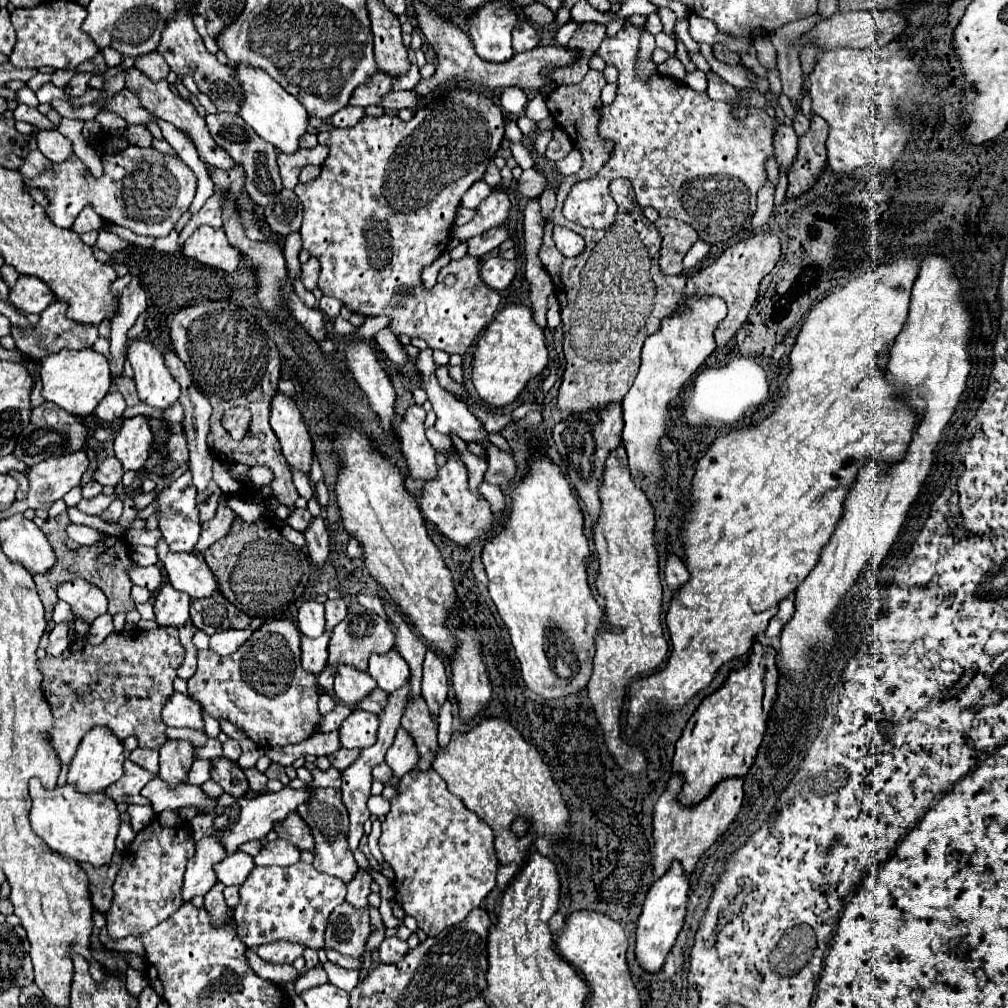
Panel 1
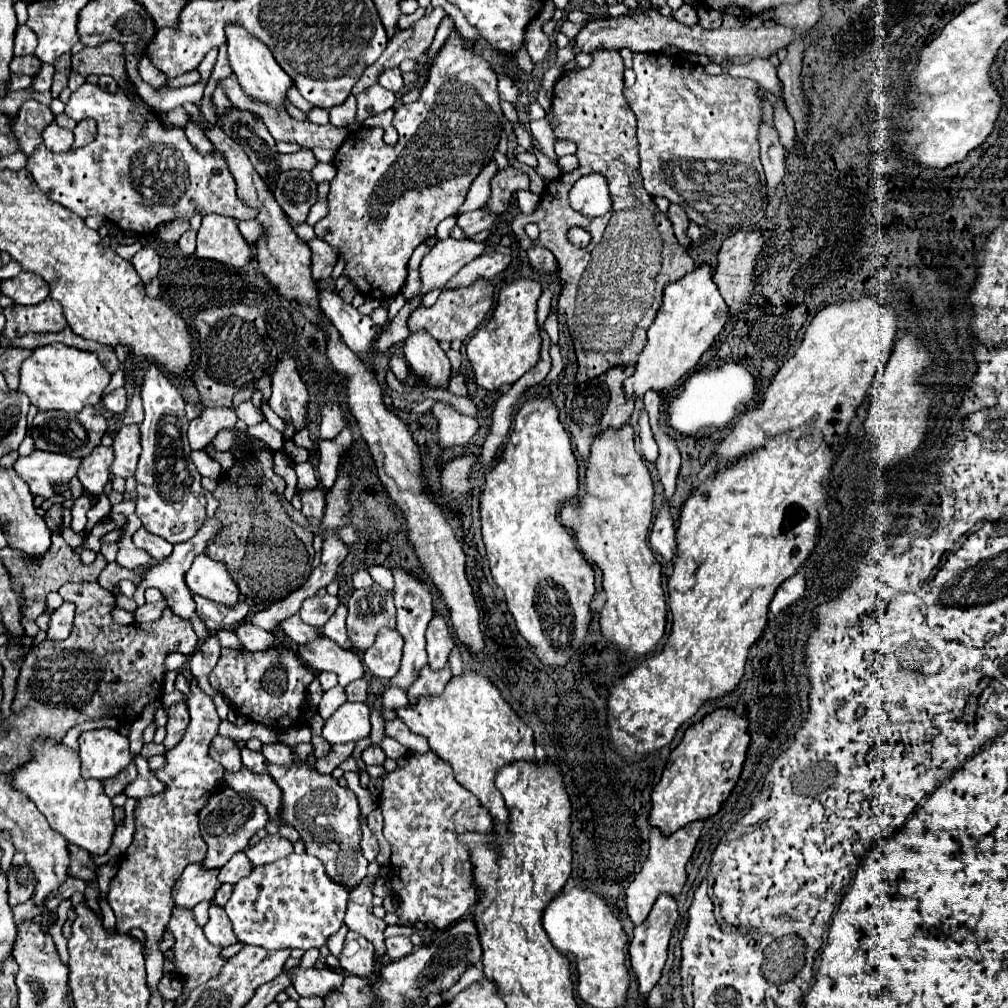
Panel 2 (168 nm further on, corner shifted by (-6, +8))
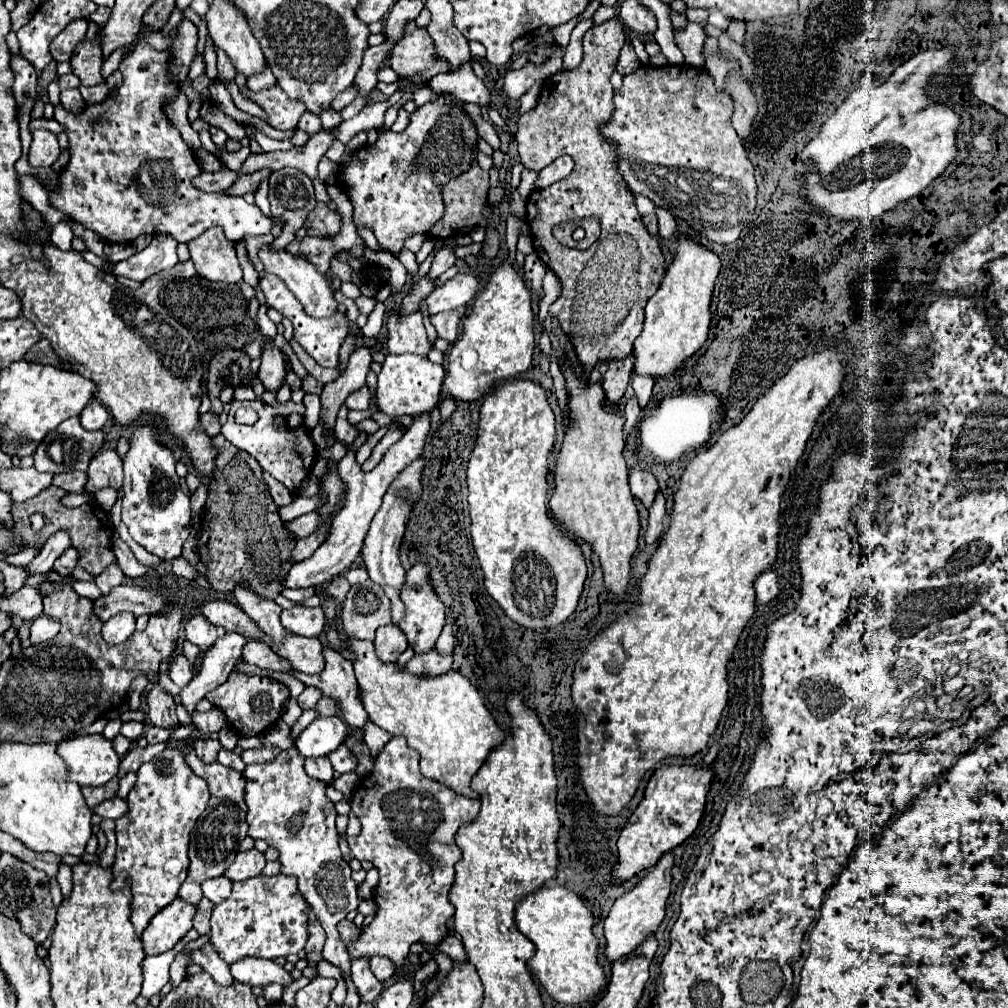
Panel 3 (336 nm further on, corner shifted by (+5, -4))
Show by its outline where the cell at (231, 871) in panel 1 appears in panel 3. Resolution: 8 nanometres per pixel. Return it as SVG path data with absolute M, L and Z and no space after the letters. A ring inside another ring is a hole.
M217 876L217 878L211 878L203 884L203 894L213 904L221 904L225 898L229 898L231 886L233 886L231 880L225 880L225 876Z

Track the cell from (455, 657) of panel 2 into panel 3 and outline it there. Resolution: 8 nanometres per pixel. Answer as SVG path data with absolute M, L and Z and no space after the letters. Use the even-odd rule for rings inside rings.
M447 624L447 626L443 628L439 640L437 640L437 650L443 652L443 654L447 654L447 656L453 656L453 642L455 642L453 630L451 630L451 626Z

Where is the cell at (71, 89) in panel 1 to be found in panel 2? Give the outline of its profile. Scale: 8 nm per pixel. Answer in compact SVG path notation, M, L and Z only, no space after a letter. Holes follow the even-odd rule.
M106 42L106 44L94 46L94 48L84 48L82 52L74 54L72 56L72 70L82 76L108 74L120 84L120 87L134 102L141 102L135 85L132 81L130 83L128 72L124 68L124 46L118 42Z

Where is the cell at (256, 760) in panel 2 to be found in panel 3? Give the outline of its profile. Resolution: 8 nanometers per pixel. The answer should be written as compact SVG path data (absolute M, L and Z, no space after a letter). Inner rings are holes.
M221 750L219 752L219 758L217 758L223 766L227 766L227 768L233 768L233 770L237 770L237 772L243 772L245 770L245 762L235 754L235 752L229 752L229 750Z

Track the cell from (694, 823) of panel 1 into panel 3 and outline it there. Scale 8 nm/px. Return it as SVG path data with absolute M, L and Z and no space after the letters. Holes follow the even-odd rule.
M667 852L659 858L659 862L647 870L647 874L621 898L615 900L611 912L605 918L605 938L607 938L607 946L605 946L605 954L611 962L627 956L629 952L633 952L647 934L655 932L659 928L659 924L665 918L665 904L667 898L671 894L671 868L675 862L675 854Z

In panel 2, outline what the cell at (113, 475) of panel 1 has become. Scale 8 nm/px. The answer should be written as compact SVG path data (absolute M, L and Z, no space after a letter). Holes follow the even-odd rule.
M96 448L96 452L92 452L90 456L86 456L80 462L78 468L78 480L82 482L82 486L90 492L94 492L96 496L100 496L104 492L104 486L108 482L108 464L112 462L112 448Z

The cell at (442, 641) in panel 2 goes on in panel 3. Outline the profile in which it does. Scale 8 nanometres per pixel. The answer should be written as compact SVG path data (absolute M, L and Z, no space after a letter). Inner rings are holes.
M419 562L407 572L407 584L401 592L401 600L407 606L407 614L405 614L403 622L399 624L399 628L405 632L409 646L415 650L415 654L431 652L435 648L435 642L437 642L443 626L445 626L445 606L435 596L433 588L429 584L429 566L427 564Z

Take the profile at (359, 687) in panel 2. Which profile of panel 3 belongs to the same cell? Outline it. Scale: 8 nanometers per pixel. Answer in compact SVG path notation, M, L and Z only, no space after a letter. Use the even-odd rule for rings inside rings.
M323 696L317 702L317 712L319 712L319 716L335 716L335 714L339 714L339 704L337 704L337 700L329 700L327 696Z

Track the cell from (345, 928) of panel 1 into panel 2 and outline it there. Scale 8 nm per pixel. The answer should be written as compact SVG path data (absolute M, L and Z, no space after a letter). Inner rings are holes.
M348 932L344 950L338 956L340 968L348 974L360 976L368 980L368 984L376 982L376 968L372 960L372 944L364 940L362 936L356 936L356 932Z

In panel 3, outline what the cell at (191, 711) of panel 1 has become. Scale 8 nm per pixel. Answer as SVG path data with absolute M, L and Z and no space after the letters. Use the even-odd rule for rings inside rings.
M127 722L127 724L121 726L121 734L127 736L129 740L137 740L143 732L145 732L145 724L143 722Z

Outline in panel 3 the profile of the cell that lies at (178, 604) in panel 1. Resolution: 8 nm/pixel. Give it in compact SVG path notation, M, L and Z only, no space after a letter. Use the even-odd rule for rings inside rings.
M121 612L109 618L103 624L103 638L107 644L121 644L135 632L135 616L133 612Z

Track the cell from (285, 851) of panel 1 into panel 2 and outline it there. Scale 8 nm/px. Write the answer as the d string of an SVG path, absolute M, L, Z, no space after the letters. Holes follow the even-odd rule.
M268 834L256 846L250 846L250 848L244 850L244 854L248 856L248 860L254 866L276 862L278 858L288 856L290 852L292 852L292 844L286 838L278 836L278 834Z

